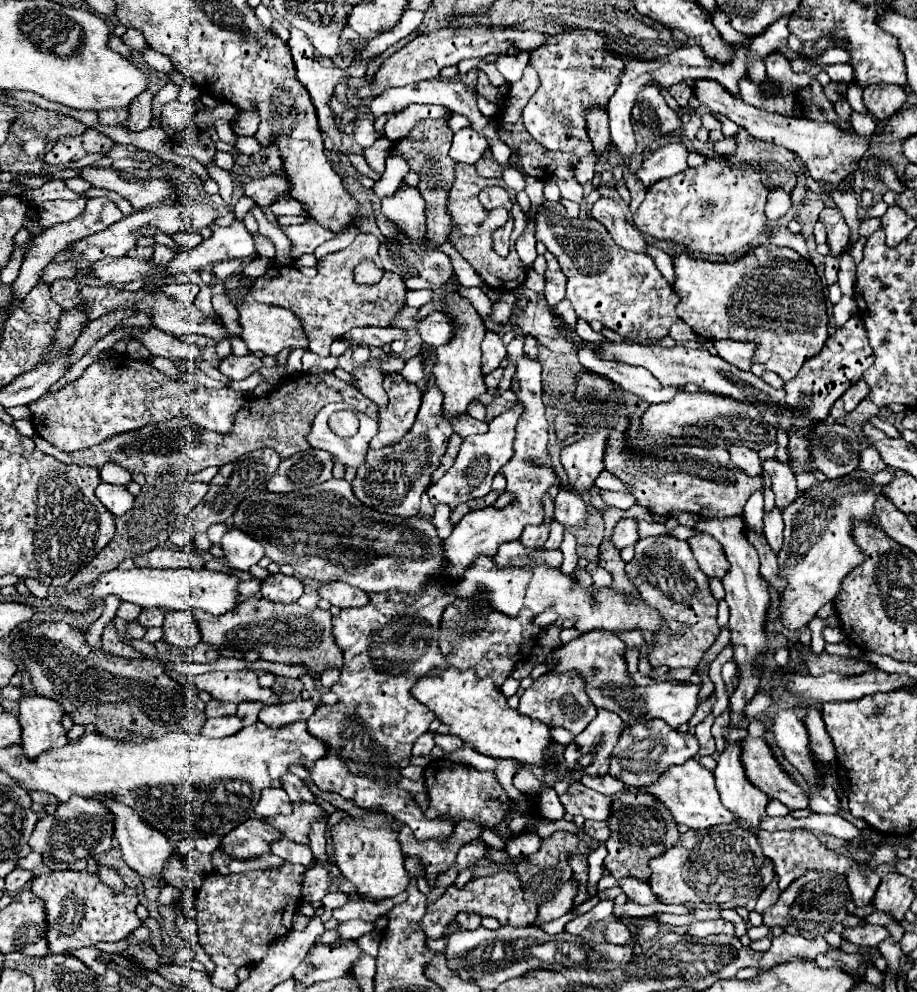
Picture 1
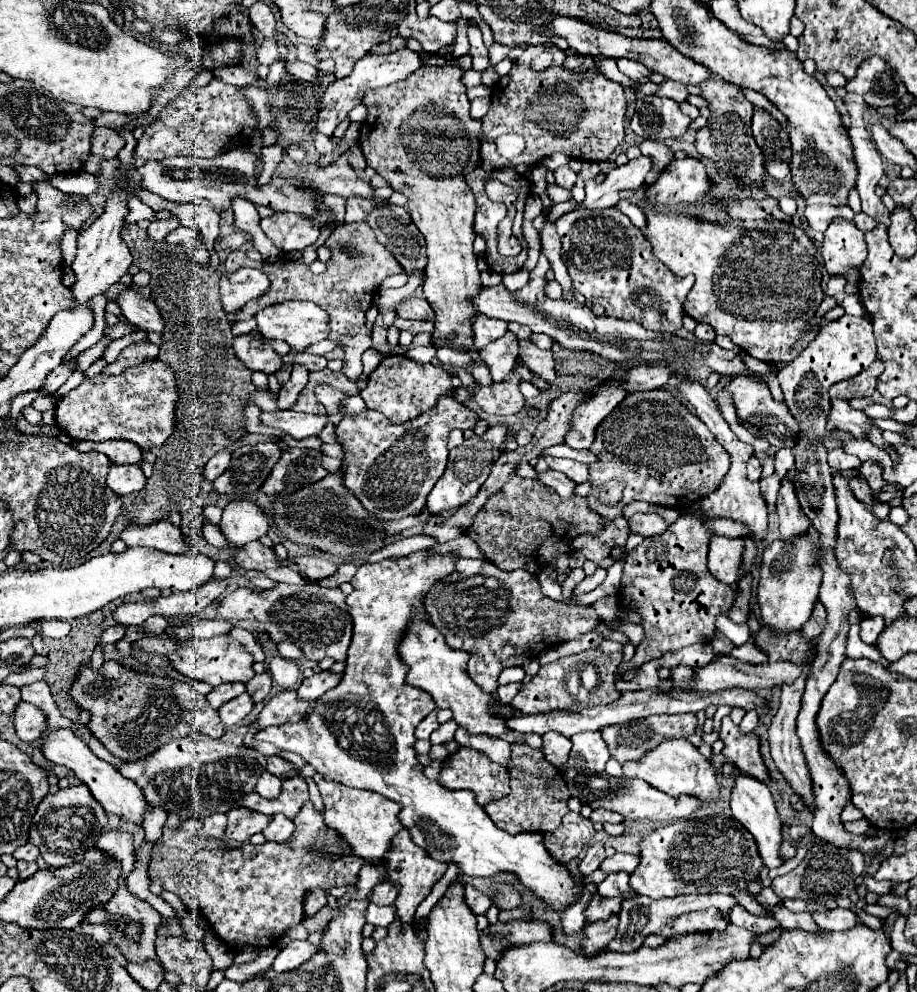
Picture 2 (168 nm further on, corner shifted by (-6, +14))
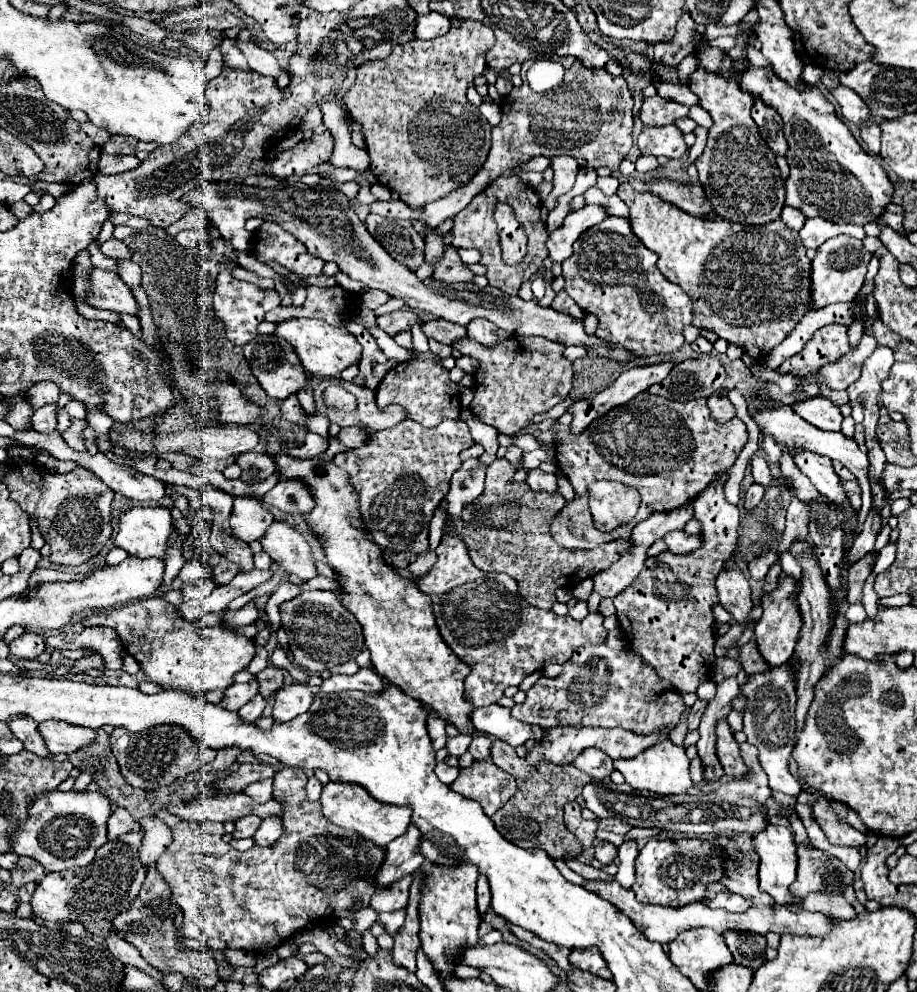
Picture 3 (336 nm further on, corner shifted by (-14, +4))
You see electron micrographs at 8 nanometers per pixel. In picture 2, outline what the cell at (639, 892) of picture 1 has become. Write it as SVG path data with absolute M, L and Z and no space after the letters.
M616 852L612 858L606 858L606 860L600 864L600 870L602 870L604 874L618 872L618 870L624 870L624 872L632 874L632 872L634 872L634 868L638 866L638 862L640 862L640 858L638 858L638 856Z

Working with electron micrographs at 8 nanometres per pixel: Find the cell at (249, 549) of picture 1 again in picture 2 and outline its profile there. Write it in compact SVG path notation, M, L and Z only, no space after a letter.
M234 500L222 512L220 530L236 546L260 540L268 528L268 516L252 500Z

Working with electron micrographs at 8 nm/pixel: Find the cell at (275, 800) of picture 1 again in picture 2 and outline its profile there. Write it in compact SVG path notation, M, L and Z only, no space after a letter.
M262 772L260 778L258 778L258 782L256 782L256 788L254 788L254 790L256 790L262 798L276 798L280 786L282 786L282 780L280 780L280 778L276 778L276 776L270 774L270 772Z

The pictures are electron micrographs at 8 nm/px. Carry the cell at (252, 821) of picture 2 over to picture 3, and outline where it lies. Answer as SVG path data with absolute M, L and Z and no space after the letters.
M244 816L236 822L236 830L232 832L234 838L252 838L254 832L260 828L262 820L258 816Z

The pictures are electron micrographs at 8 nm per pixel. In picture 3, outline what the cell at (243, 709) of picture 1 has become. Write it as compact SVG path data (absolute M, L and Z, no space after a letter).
M268 664L268 668L264 668L260 674L258 674L258 684L260 684L260 696L262 698L270 698L274 696L280 688L282 688L282 670Z

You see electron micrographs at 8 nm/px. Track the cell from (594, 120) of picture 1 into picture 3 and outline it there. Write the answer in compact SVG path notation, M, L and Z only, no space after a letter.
M562 58L566 76L560 86L544 94L534 92L524 80L522 86L516 86L510 94L504 96L502 122L492 128L492 148L486 164L480 172L456 192L444 196L442 200L426 204L426 208L412 210L402 200L390 202L372 202L370 212L392 218L392 220L412 220L420 218L430 228L436 228L444 220L456 216L468 202L482 192L490 182L494 182L504 172L512 172L520 164L536 156L562 156L568 154L578 160L580 168L610 168L618 170L620 162L632 148L632 96L622 76L612 76L604 68L586 68L576 58Z

